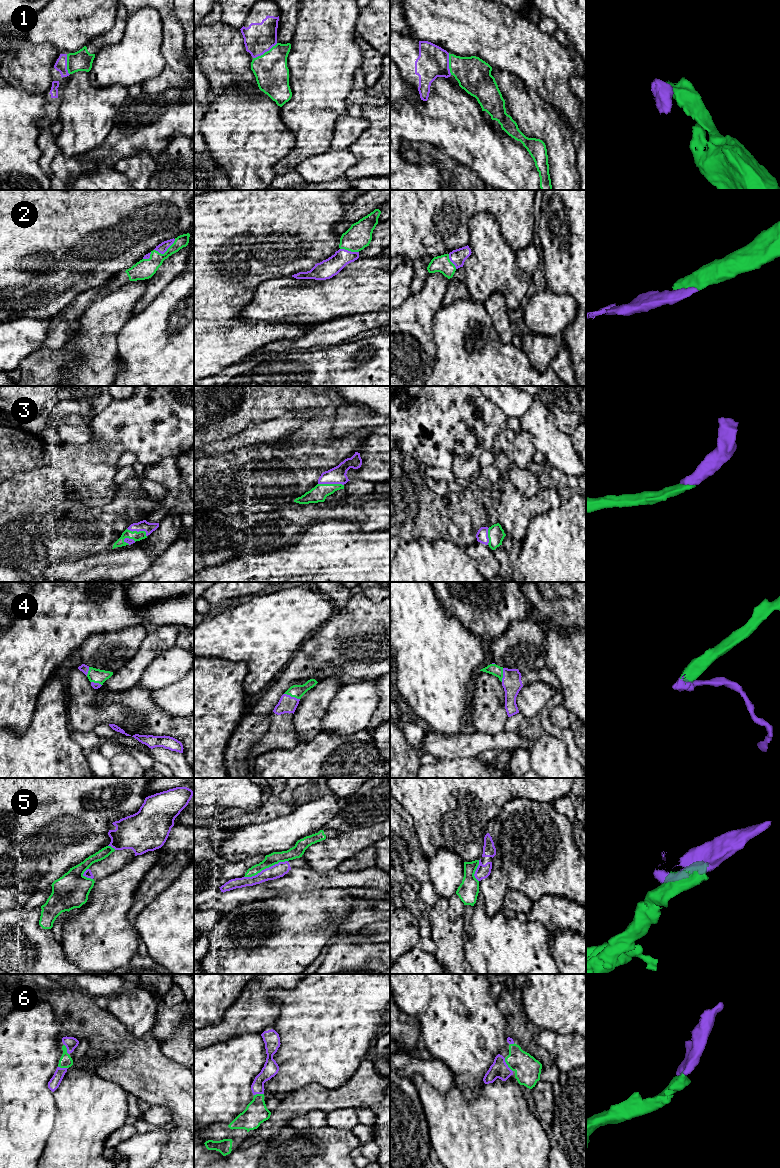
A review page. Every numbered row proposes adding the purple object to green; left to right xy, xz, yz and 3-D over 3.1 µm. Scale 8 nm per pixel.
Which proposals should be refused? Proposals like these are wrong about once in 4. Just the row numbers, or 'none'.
5

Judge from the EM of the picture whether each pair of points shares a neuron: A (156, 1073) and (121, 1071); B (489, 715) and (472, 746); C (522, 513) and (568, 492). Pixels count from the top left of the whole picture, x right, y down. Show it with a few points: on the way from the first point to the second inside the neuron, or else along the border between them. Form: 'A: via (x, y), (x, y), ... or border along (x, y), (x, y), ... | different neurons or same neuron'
A: via (147, 1073), (144, 1071), (130, 1071) | same neuron
B: border along (476, 730), (482, 733), (498, 733), (503, 731) | different neurons
C: via (533, 506), (541, 503), (547, 497), (557, 495) | same neuron

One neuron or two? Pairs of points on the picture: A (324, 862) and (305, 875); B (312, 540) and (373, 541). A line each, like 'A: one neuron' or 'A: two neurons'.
A: two neurons
B: one neuron

